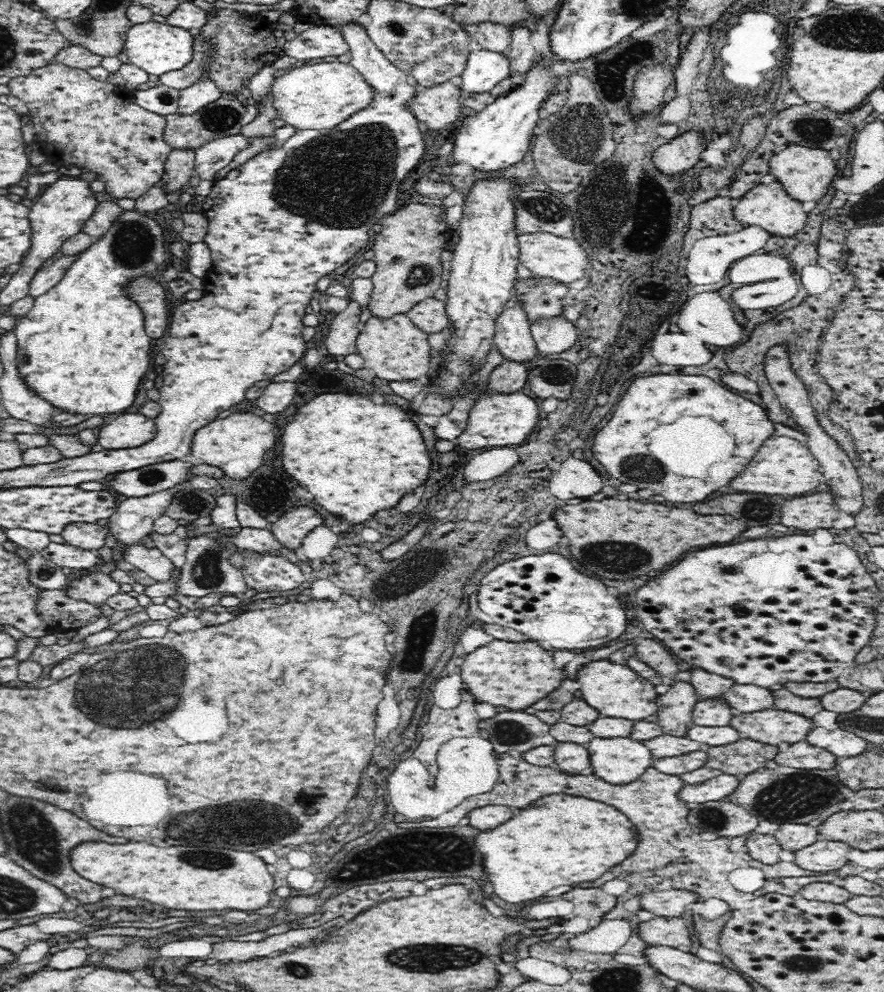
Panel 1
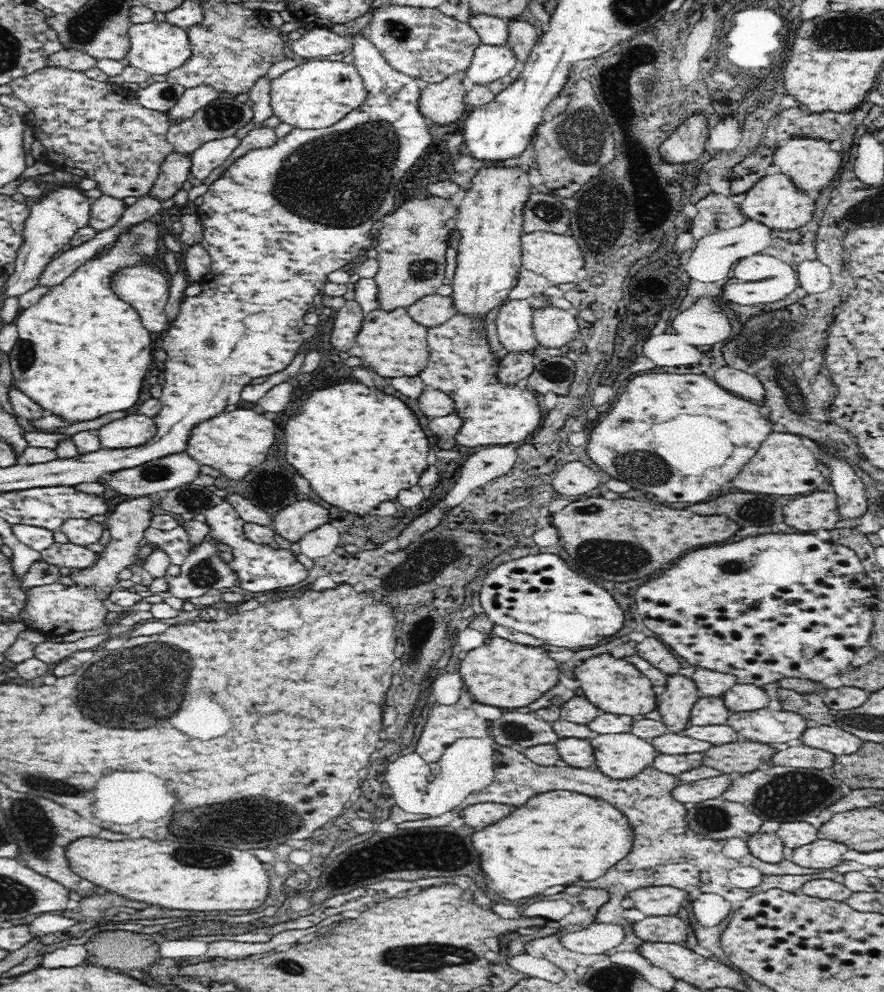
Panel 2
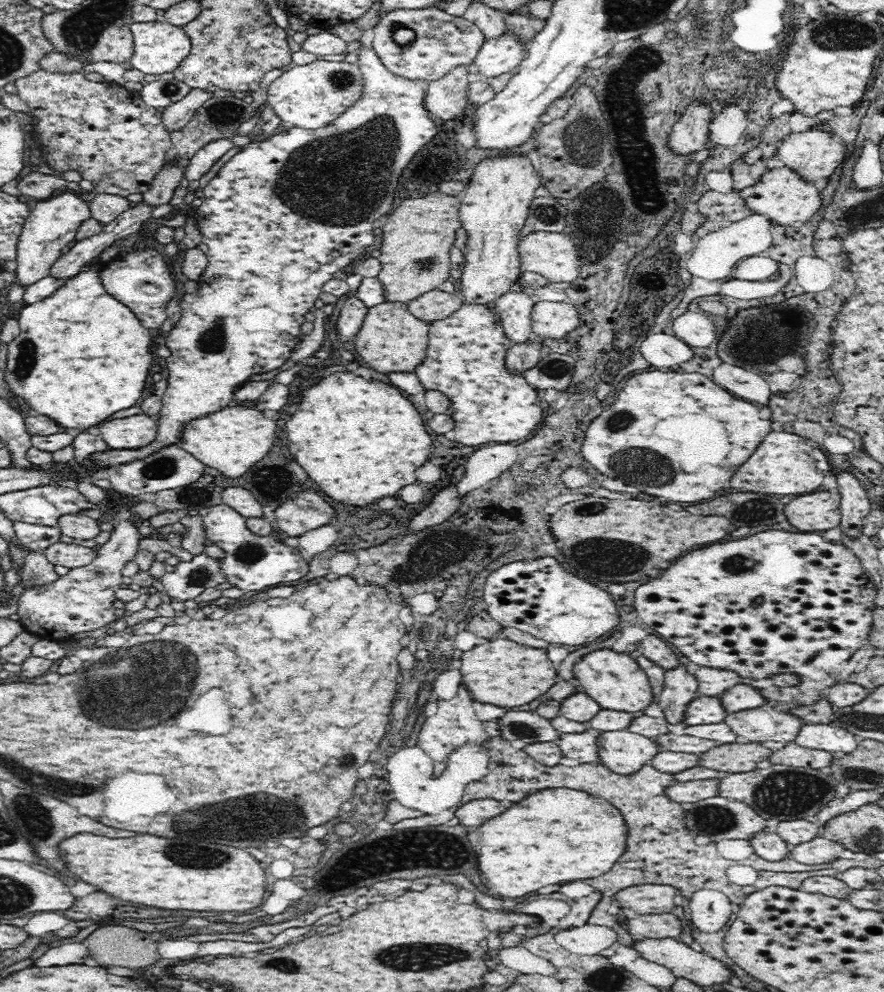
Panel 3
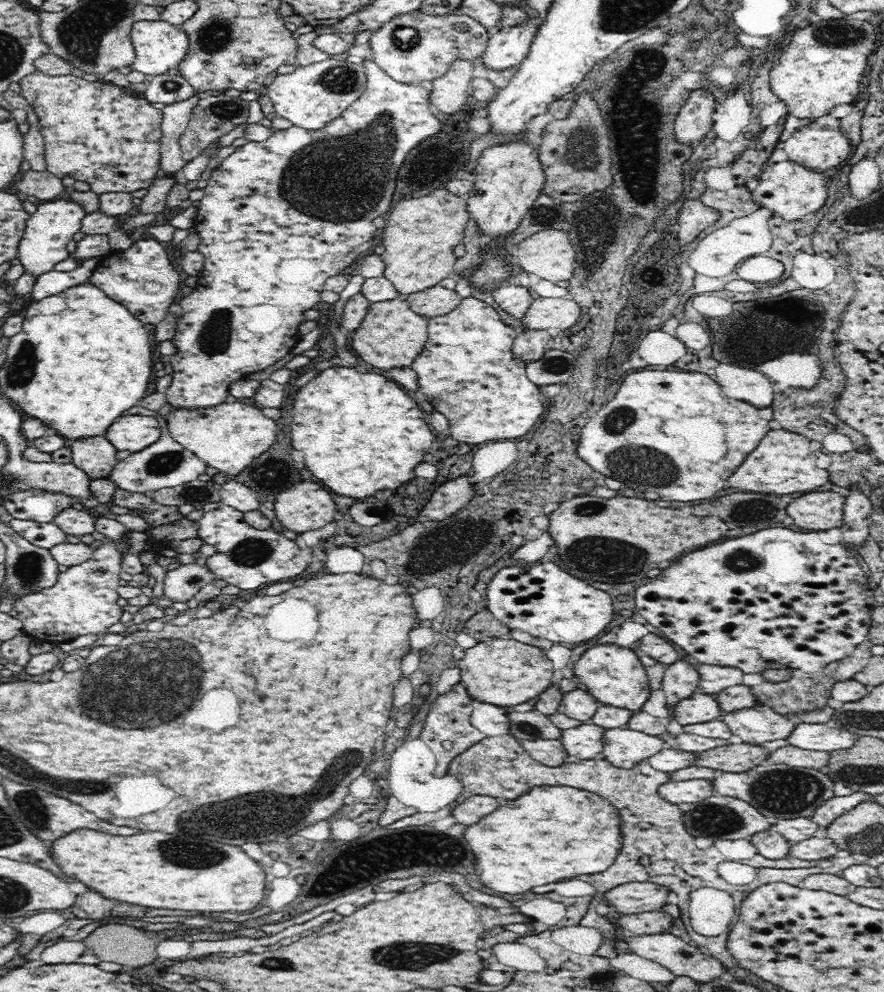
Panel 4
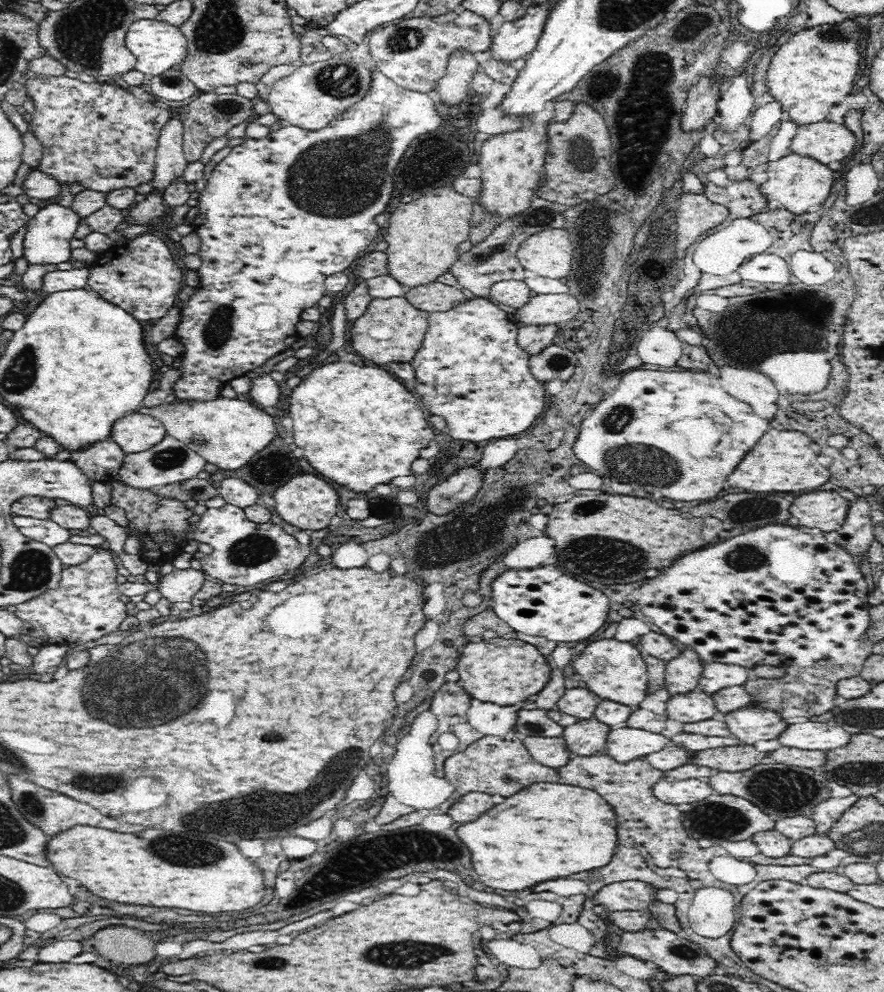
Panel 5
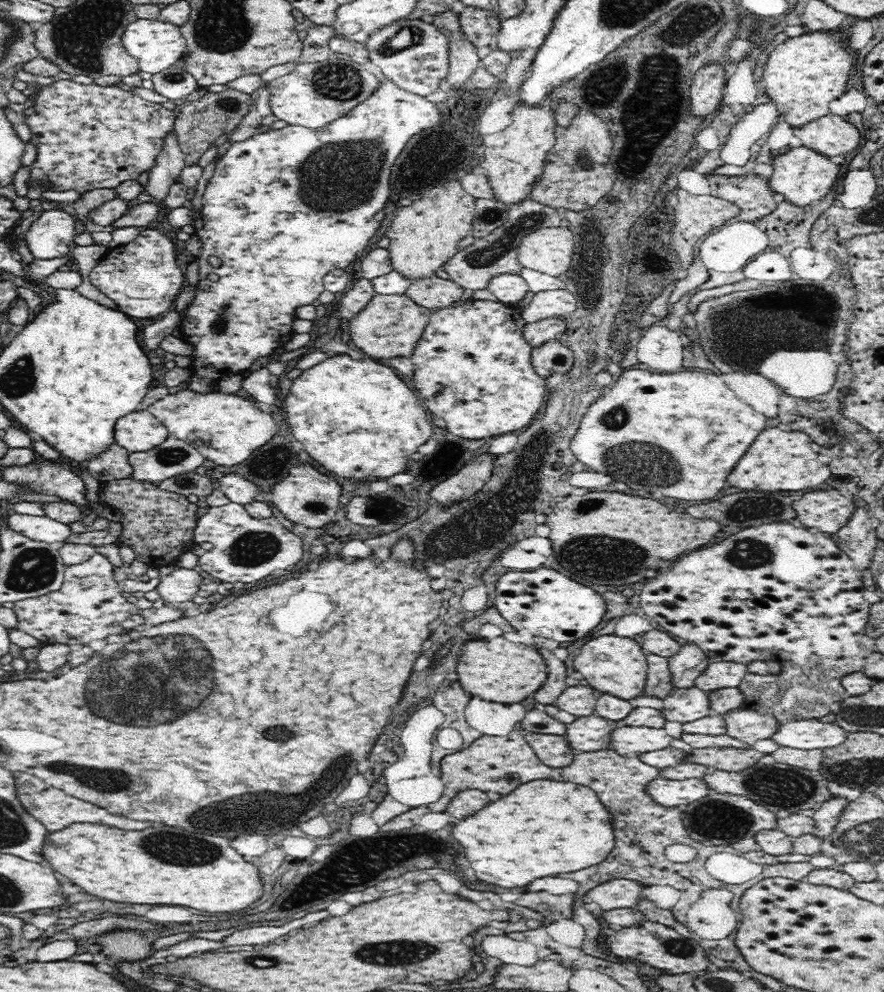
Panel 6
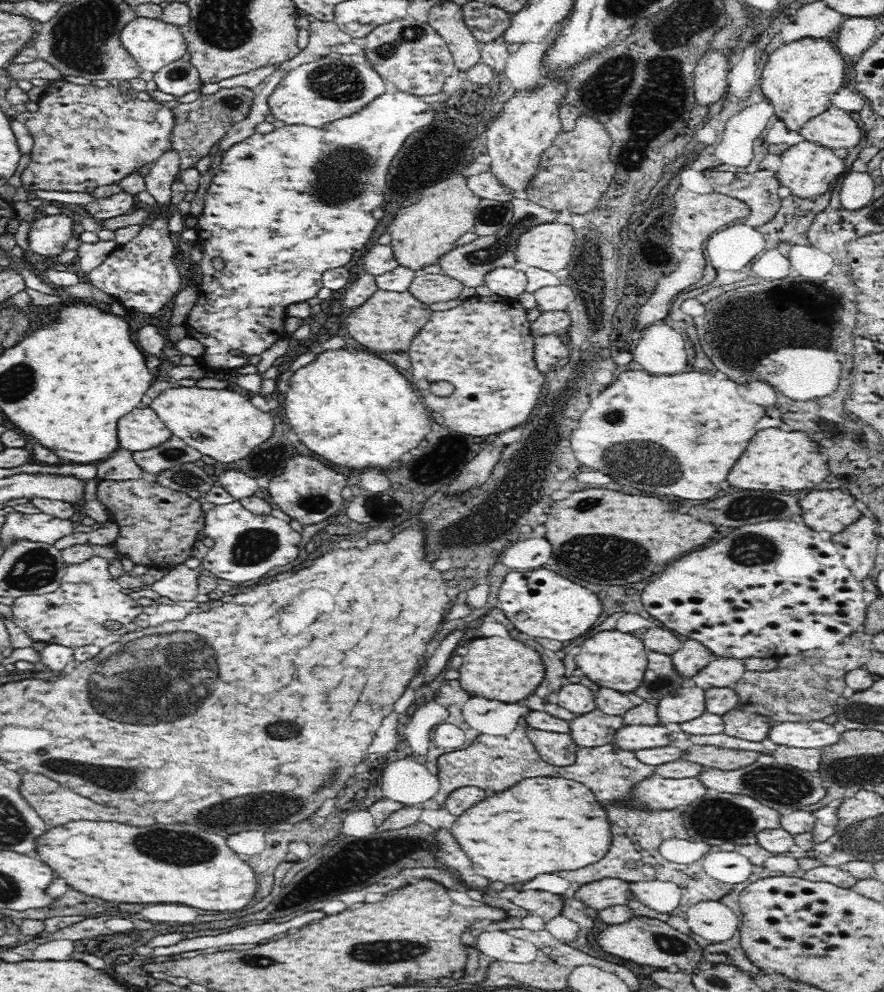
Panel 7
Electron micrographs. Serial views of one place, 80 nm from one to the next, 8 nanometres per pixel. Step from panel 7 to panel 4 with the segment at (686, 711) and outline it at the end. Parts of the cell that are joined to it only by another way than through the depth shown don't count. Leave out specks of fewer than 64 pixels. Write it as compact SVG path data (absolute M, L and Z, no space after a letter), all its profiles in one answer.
M696 692L691 698L683 699L675 707L675 716L680 724L700 724L718 720L724 714L718 705L715 695Z

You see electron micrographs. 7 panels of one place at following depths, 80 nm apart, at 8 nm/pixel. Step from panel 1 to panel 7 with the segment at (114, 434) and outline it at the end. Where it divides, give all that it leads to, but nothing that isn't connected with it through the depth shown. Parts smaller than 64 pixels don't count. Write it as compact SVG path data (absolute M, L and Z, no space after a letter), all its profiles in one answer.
M149 407L131 410L118 422L119 446L132 451L145 451L164 444L173 435L159 416Z

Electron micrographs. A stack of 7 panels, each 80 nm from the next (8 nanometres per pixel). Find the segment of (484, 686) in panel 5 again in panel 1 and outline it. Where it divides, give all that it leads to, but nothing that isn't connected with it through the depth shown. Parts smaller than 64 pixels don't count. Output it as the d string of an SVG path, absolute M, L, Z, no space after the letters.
M492 639L486 646L480 646L463 656L462 680L478 702L488 702L492 706L504 706L508 710L526 708L546 696L550 690L558 688L562 682L562 670L556 668L550 648L540 648L537 641L508 642Z

